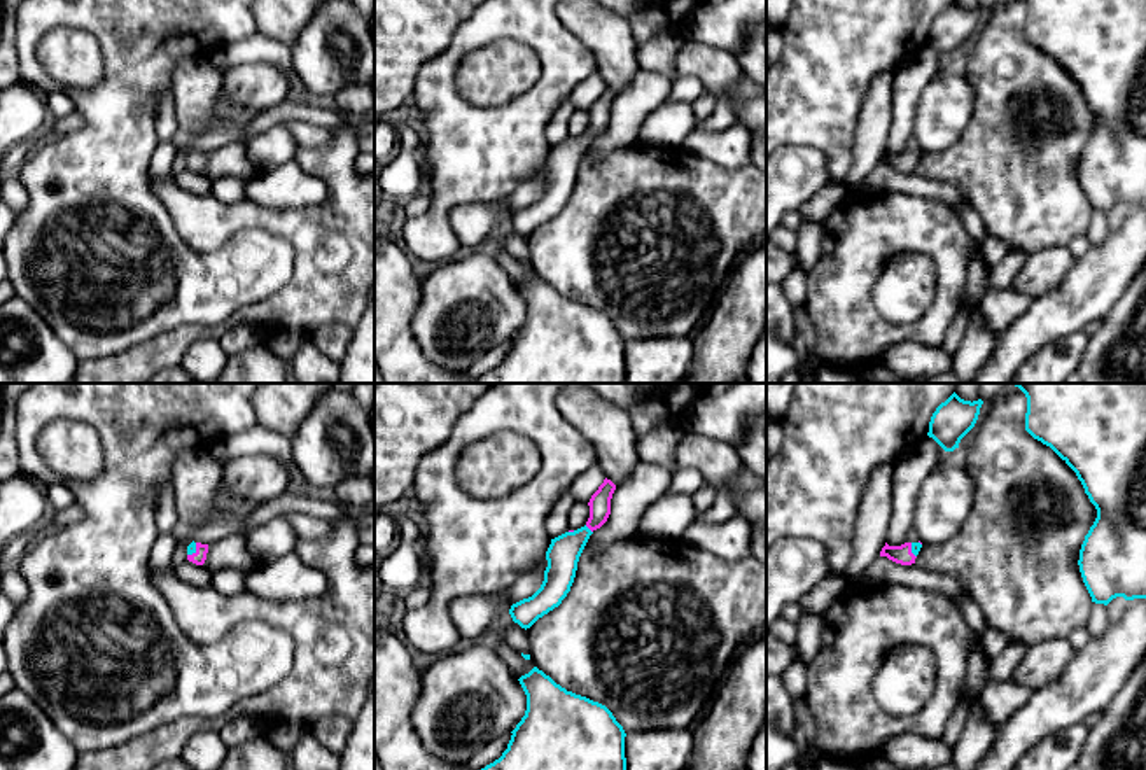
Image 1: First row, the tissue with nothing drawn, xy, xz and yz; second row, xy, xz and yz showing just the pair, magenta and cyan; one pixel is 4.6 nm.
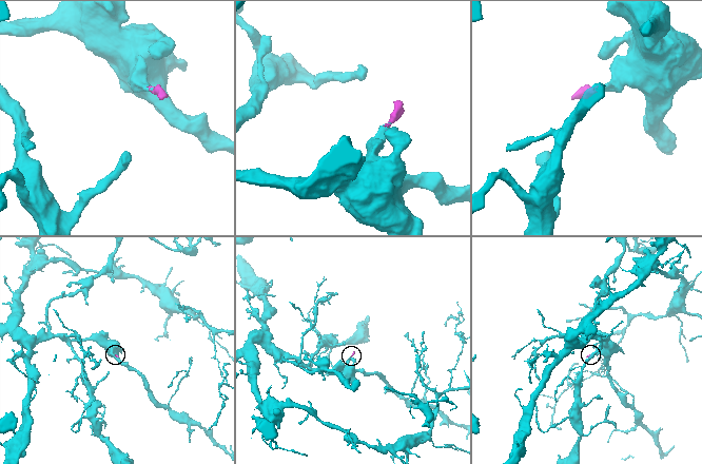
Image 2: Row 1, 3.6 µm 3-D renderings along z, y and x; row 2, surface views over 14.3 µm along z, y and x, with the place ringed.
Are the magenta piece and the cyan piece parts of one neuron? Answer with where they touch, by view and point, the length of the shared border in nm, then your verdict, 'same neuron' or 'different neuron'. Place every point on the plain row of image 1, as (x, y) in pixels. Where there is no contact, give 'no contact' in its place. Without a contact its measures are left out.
contact xz (588, 135); length 50 nm; same neuron

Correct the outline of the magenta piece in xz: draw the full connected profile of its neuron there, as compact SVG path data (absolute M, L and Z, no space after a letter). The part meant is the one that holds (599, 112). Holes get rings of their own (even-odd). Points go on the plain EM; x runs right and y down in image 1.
M605 86L588 110L590 126L586 133L551 147L546 159L548 175L541 196L532 205L513 212L509 217L513 229L521 236L530 236L567 205L576 186L579 164L590 144L600 136L611 122L614 98L616 93Z

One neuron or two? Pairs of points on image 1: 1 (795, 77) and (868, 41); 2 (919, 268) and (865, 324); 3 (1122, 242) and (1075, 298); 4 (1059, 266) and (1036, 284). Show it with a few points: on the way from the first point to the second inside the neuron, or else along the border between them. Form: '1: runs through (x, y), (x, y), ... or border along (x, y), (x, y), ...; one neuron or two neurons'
1: runs through (812, 76), (851, 41); one neuron
2: border along (880, 270), (872, 305), (893, 324), (915, 322); two neurons
3: runs through (1117, 256), (1089, 284); one neuron
4: runs through (1054, 266), (1041, 279); one neuron

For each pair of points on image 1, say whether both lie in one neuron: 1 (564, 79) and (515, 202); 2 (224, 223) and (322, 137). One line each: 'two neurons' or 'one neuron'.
1: two neurons
2: two neurons

